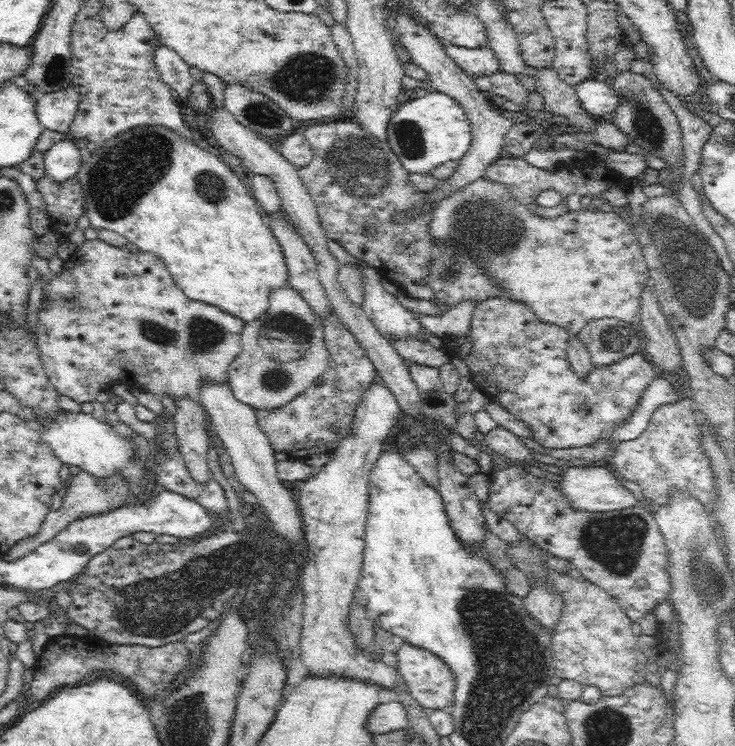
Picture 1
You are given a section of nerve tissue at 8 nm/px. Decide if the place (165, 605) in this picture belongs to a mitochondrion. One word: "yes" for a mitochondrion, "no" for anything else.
yes

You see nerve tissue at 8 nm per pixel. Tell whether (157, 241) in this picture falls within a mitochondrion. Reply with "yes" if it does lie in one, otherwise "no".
no

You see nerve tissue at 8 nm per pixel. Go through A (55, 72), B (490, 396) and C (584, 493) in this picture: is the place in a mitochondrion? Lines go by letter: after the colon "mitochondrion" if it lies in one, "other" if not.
A: mitochondrion
B: other
C: mitochondrion

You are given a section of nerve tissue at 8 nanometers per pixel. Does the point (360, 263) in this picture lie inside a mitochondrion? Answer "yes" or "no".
no

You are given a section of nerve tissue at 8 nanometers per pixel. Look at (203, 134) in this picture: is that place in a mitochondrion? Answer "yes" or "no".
no

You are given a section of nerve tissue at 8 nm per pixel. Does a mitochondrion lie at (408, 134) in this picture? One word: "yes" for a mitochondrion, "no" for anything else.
yes

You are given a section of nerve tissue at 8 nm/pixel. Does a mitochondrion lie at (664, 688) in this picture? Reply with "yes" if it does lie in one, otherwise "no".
no

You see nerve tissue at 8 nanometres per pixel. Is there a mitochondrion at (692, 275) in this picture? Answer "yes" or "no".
yes

